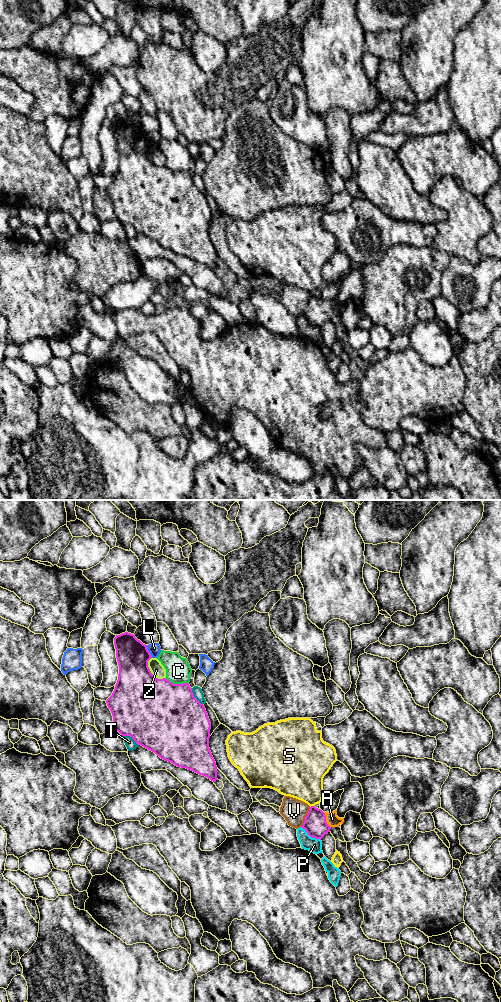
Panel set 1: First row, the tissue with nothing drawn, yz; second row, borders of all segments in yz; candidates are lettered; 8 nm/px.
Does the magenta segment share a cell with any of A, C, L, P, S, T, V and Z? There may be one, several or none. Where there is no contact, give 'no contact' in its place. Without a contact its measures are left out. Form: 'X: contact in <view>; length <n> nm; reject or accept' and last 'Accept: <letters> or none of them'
A: contact in yz; length 140 nm; accept
C: contact in yz; length 200 nm; reject
L: contact in yz; length 120 nm; reject
P: contact in yz; length 200 nm; reject
S: contact in yz; length 40 nm; reject
T: contact in yz; length 160 nm; reject
V: contact in yz; length 180 nm; reject
Z: contact in yz; length 200 nm; reject
Accept: A

